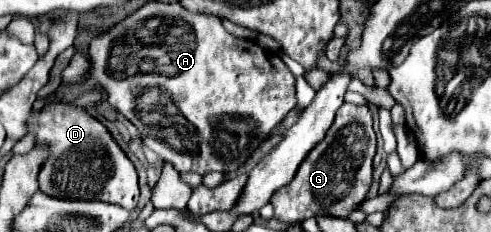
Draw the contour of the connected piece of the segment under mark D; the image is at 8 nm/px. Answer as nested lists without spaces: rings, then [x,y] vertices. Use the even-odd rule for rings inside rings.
[[[48,104],[42,110],[32,110],[32,116],[28,118],[28,130],[36,134],[36,142],[46,142],[52,156],[42,166],[38,174],[40,190],[54,198],[74,198],[74,200],[100,200],[108,204],[118,204],[126,210],[134,210],[138,204],[138,174],[134,164],[126,158],[126,154],[120,150],[120,146],[114,142],[110,132],[102,122],[92,118],[84,110],[76,110],[72,104]]]

